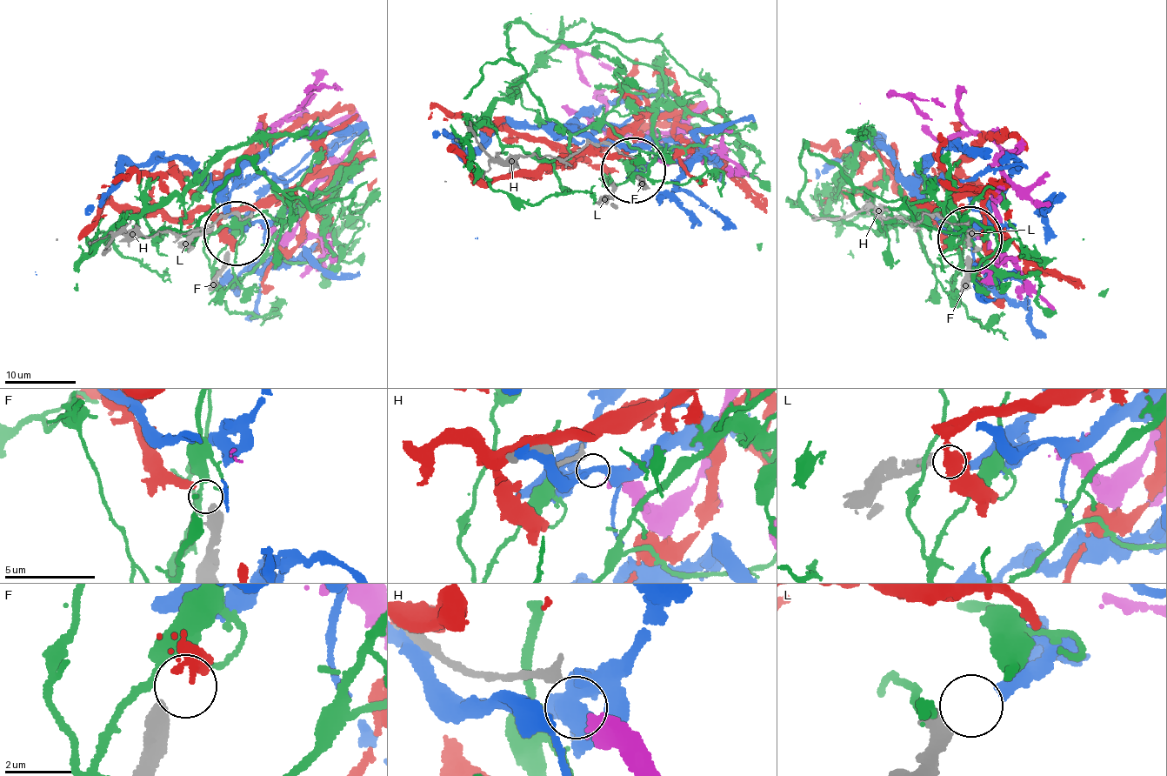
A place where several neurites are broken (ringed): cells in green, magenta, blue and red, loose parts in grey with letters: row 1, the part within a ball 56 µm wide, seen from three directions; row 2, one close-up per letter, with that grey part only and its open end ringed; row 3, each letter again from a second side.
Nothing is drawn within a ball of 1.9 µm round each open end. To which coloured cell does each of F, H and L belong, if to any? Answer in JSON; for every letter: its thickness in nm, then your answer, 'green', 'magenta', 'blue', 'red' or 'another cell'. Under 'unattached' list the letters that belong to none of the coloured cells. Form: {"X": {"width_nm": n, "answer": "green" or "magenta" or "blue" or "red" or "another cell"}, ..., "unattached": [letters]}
{"F": {"width_nm": 480, "answer": "red"}, "H": {"width_nm": 260, "answer": "another cell"}, "L": {"width_nm": 480, "answer": "blue"}, "unattached": ["H"]}

